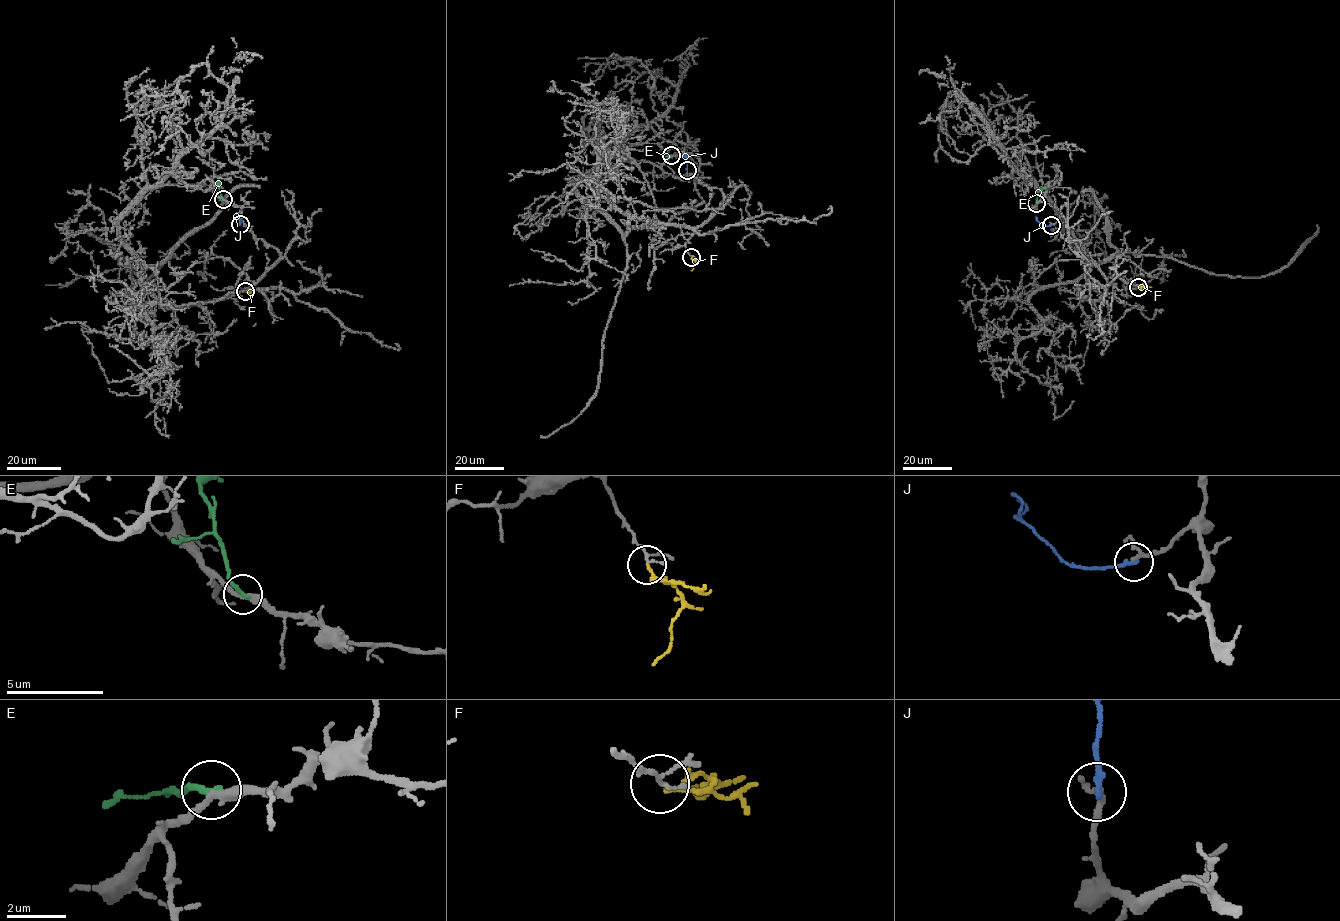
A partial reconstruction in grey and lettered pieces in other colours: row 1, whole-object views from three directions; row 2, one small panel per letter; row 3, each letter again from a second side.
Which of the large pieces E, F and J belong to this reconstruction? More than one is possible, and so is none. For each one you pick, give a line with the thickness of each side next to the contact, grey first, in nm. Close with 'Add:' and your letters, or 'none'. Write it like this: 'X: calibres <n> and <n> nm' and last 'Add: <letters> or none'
F: calibres 130 and 160 nm
Add: F

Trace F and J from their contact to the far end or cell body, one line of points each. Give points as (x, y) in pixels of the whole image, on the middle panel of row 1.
F: (690, 257), (695, 262), (691, 270)
J: (687, 170), (686, 157), (682, 155)

